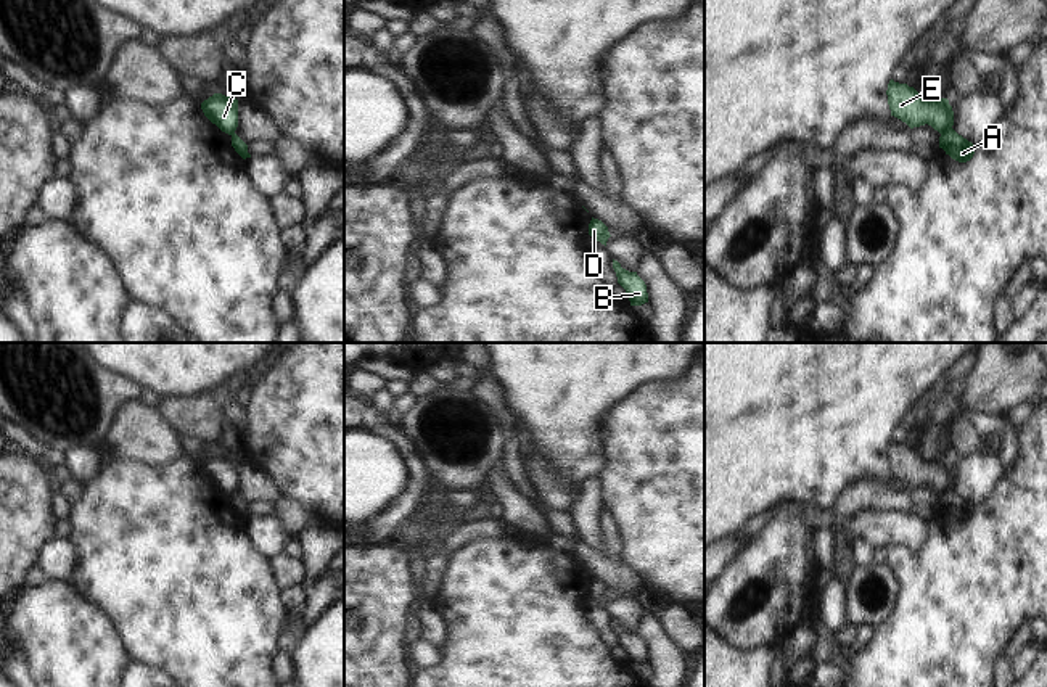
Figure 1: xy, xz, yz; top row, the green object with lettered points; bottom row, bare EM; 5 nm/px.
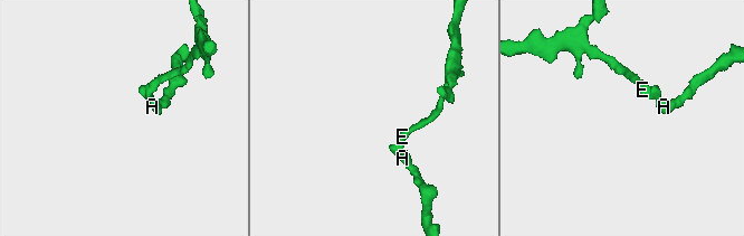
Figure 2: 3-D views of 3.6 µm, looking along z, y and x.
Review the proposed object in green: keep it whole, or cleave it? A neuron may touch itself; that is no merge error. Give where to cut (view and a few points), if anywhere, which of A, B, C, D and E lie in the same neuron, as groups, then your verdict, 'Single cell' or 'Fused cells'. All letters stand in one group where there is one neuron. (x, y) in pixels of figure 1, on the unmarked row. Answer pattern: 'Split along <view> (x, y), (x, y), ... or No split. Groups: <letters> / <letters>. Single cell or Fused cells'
Split along yz (951, 488), (941, 494). Groups: A B D / C E. Fused cells.

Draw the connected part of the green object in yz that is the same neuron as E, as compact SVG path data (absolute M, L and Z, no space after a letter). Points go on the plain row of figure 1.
M893 439L888 444L886 455L891 476L905 483L910 489L928 484L942 494L954 486L954 471L947 459L926 462L914 447Z

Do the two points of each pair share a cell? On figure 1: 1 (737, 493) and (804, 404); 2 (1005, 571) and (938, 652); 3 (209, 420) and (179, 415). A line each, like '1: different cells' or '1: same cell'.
1: same cell
2: same cell
3: same cell

